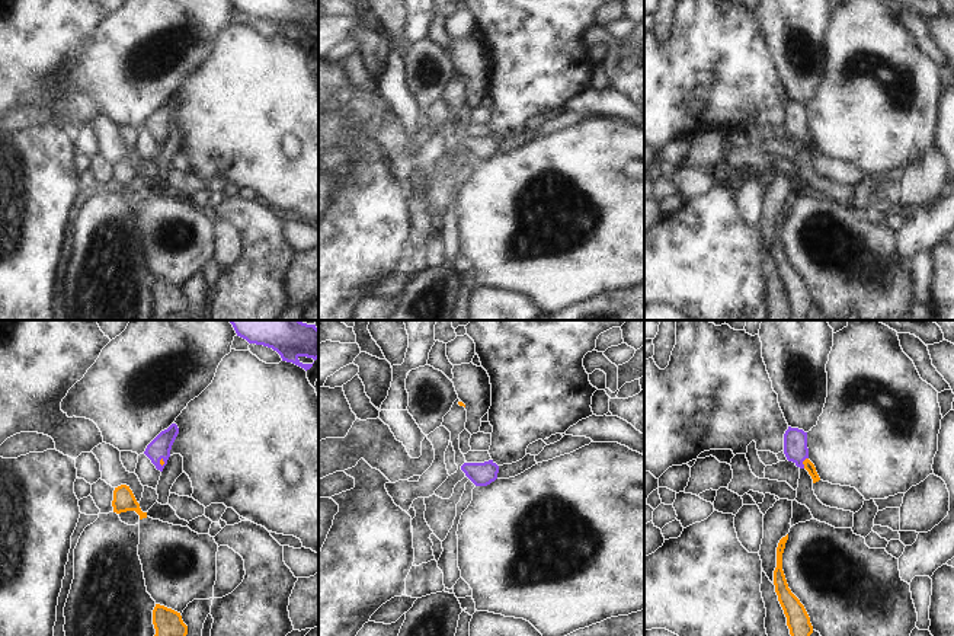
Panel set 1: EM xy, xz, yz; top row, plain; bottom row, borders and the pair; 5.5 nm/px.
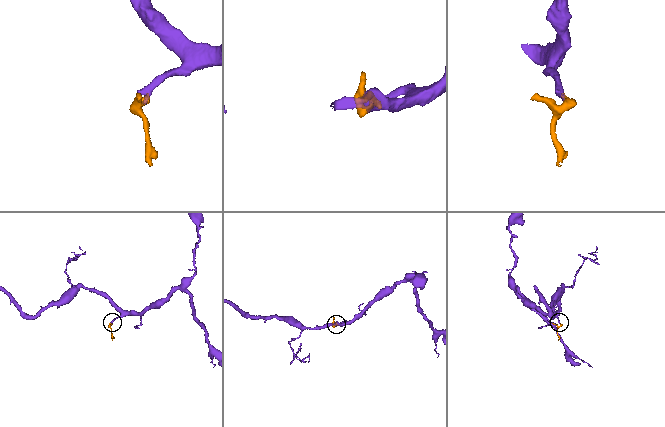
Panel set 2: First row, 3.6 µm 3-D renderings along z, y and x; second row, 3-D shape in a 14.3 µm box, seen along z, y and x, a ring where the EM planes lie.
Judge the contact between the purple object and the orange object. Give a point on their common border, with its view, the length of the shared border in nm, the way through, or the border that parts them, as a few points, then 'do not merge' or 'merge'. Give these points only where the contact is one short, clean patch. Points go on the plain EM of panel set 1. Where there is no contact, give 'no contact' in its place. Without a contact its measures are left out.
meets purple in yz at (802, 137); contact 70 nm long; runs through yz (796, 124), (802, 137), (809, 140); merge

